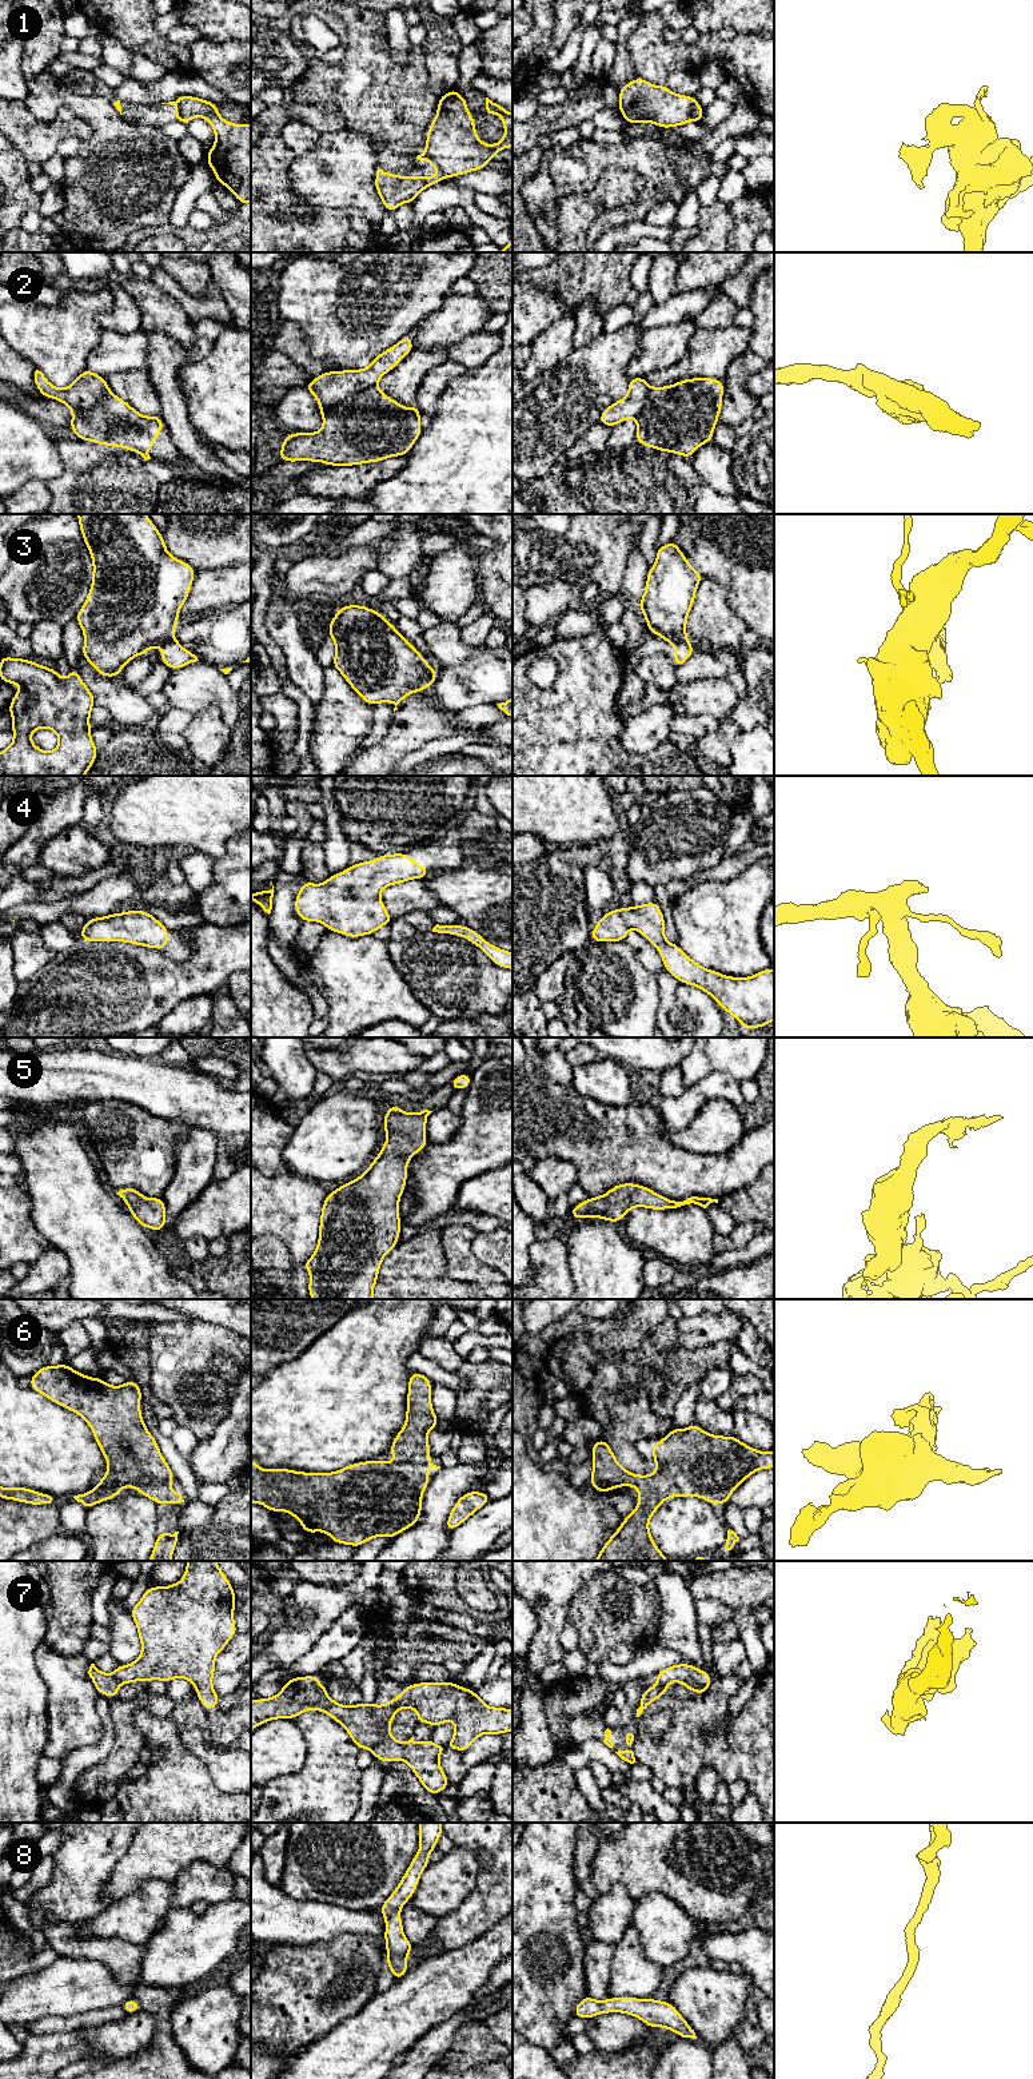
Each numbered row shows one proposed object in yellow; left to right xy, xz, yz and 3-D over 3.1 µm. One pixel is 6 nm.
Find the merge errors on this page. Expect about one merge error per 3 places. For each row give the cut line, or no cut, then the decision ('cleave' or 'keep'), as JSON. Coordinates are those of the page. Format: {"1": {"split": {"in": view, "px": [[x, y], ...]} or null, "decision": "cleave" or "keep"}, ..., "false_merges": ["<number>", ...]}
{"1": {"split": {"in": "xz", "px": [[425, 150], [426, 155], [445, 176]]}, "decision": "cleave"}, "2": {"split": {"in": "xz", "px": [[377, 383], [334, 403], [323, 415]]}, "decision": "cleave"}, "3": {"split": {"in": "xz", "px": [[429, 664], [426, 686]]}, "decision": "cleave"}, "4": {"split": null, "decision": "keep"}, "5": {"split": null, "decision": "keep"}, "6": {"split": null, "decision": "keep"}, "7": {"split": {"in": "xz", "px": [[374, 1704], [373, 1713], [379, 1741], [371, 1749]]}, "decision": "cleave"}, "8": {"split": null, "decision": "keep"}, "false_merges": ["1", "2", "3", "7"]}

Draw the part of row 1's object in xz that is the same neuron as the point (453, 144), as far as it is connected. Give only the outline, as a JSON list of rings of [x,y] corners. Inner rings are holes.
[[[455,88],[439,97],[424,151],[444,178],[480,171],[494,155],[512,147],[512,113],[488,97],[483,111],[502,118],[504,136],[496,144],[480,142],[474,128],[474,116],[467,109],[467,100]]]

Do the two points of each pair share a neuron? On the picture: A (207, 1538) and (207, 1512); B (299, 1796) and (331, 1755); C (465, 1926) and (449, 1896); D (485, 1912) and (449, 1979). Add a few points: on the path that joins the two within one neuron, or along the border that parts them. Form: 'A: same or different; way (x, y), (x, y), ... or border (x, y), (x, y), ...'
A: different; border (214, 1506), (211, 1518), (190, 1532)
B: same; way (310, 1785), (330, 1765)
C: different; border (475, 1883), (474, 1888), (454, 1910), (437, 1919)
D: different; border (495, 1924), (473, 1940), (442, 1952)

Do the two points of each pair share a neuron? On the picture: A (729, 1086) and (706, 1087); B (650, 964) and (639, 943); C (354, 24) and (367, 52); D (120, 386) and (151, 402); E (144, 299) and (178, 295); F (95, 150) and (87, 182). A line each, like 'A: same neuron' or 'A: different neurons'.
A: same neuron
B: same neuron
C: same neuron
D: same neuron
E: different neurons
F: same neuron

